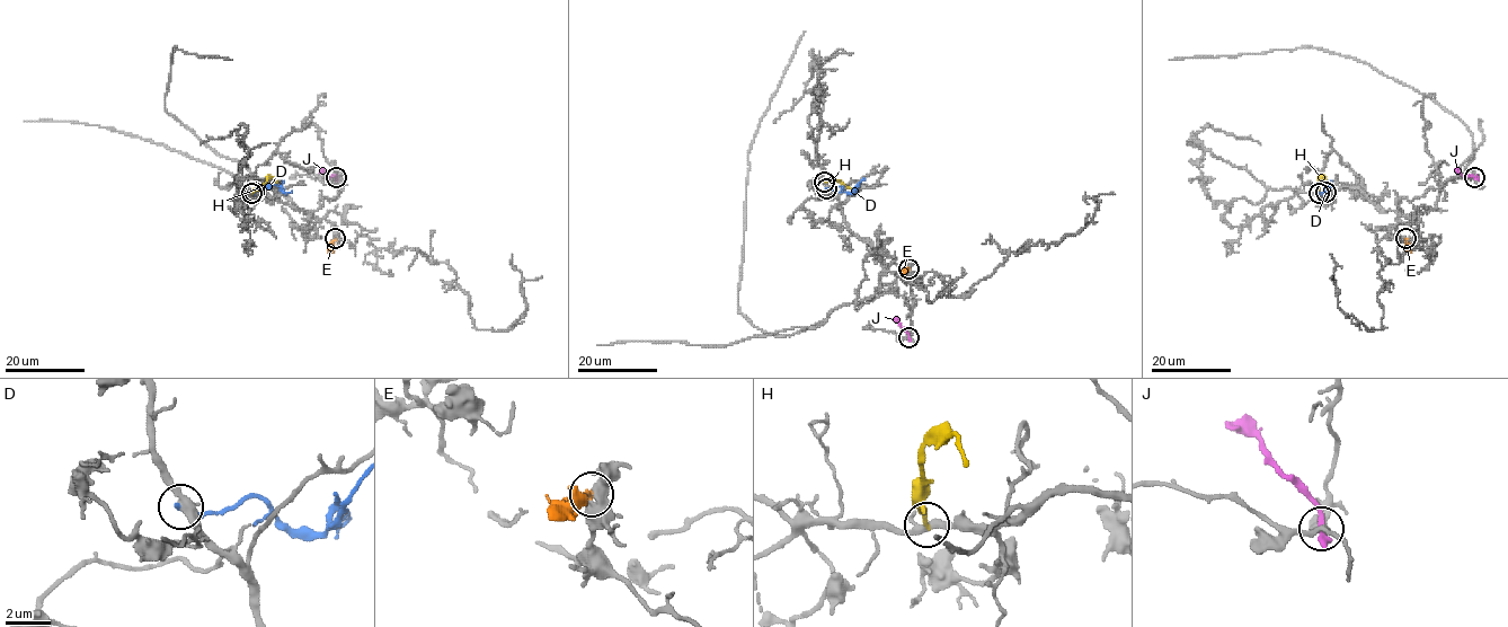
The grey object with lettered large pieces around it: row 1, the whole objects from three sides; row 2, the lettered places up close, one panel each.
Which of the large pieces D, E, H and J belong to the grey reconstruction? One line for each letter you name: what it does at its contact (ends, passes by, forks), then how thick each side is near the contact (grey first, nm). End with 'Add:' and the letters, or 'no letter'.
E: it ends there; 440 nm thick on the grey side, 240 nm on the other
Add: E

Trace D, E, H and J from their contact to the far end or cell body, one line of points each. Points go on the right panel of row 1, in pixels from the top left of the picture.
D: (1327, 192), (1324, 188), (1330, 184), (1324, 193), (1315, 191)
E: (1406, 239), (1410, 253)
H: (1319, 193), (1319, 179), (1324, 177), (1327, 183)
J: (1475, 177), (1464, 176), (1456, 170)

